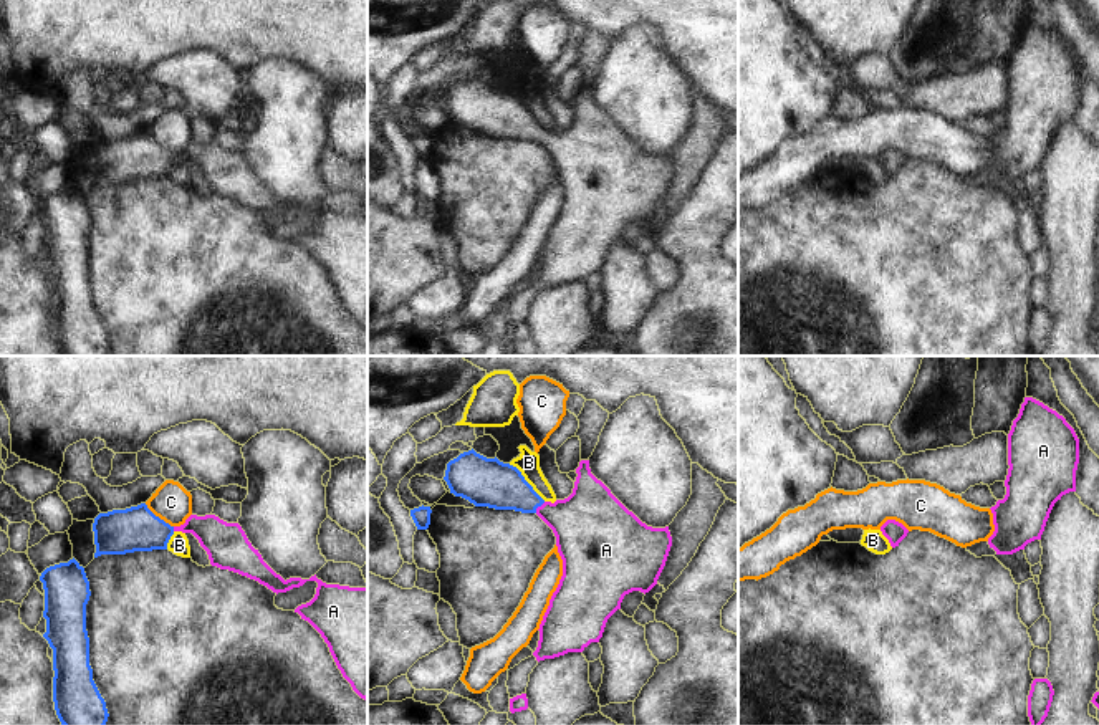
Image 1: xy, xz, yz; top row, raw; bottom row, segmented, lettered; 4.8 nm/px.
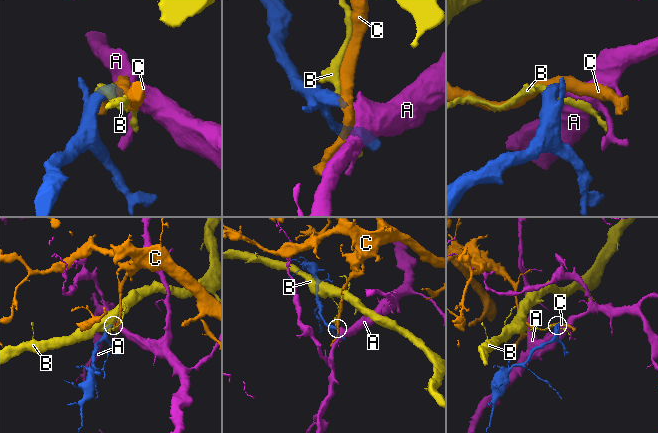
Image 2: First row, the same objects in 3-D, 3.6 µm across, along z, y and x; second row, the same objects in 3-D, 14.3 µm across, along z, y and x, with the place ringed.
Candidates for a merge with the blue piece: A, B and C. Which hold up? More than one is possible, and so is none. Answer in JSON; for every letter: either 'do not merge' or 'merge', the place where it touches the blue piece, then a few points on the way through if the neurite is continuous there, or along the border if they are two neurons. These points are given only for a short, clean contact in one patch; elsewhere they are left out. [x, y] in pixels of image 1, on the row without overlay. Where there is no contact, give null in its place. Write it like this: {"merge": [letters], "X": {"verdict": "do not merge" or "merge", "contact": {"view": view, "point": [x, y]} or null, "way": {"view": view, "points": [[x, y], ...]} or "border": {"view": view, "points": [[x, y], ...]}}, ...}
{"merge": ["A"], "A": {"verdict": "merge", "contact": {"view": "xz", "point": [538, 134]}, "way": {"view": "xz", "points": [[492, 113], [538, 134], [550, 143], [586, 153]]}}, "B": {"verdict": "do not merge", "contact": {"view": "xz", "point": [525, 110]}, "border": {"view": "xz", "points": [[508, 93], [545, 129]]}}, "C": {"verdict": "do not merge", "contact": {"view": "xy", "point": [158, 146]}, "border": {"view": "xy", "points": [[144, 133], [172, 156]]}}}

